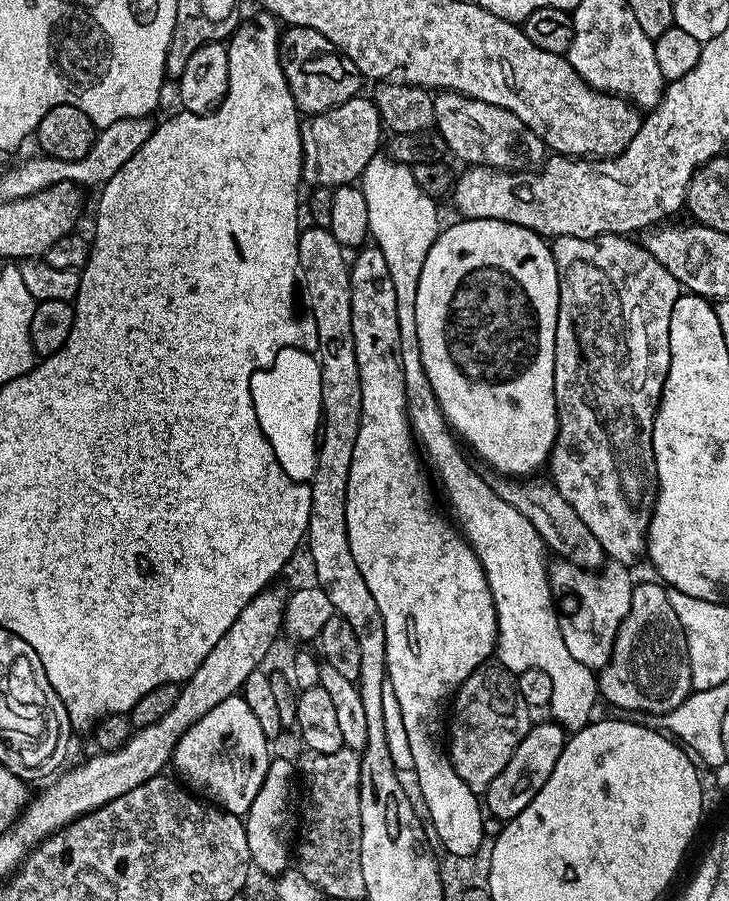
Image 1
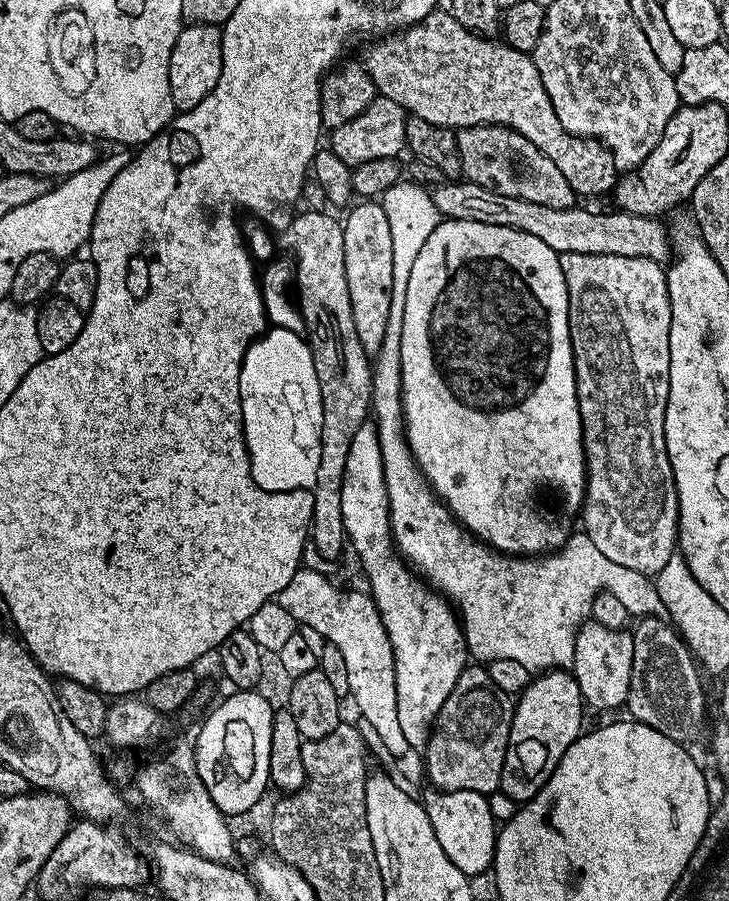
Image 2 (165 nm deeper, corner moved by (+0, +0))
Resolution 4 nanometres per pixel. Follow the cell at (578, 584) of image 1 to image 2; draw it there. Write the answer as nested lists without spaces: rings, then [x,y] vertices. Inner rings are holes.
[[[585,622],[576,629],[574,662],[571,673],[575,676],[585,705],[592,708],[620,708],[628,703],[630,674],[634,670],[634,638],[631,631],[606,630],[606,626]]]

